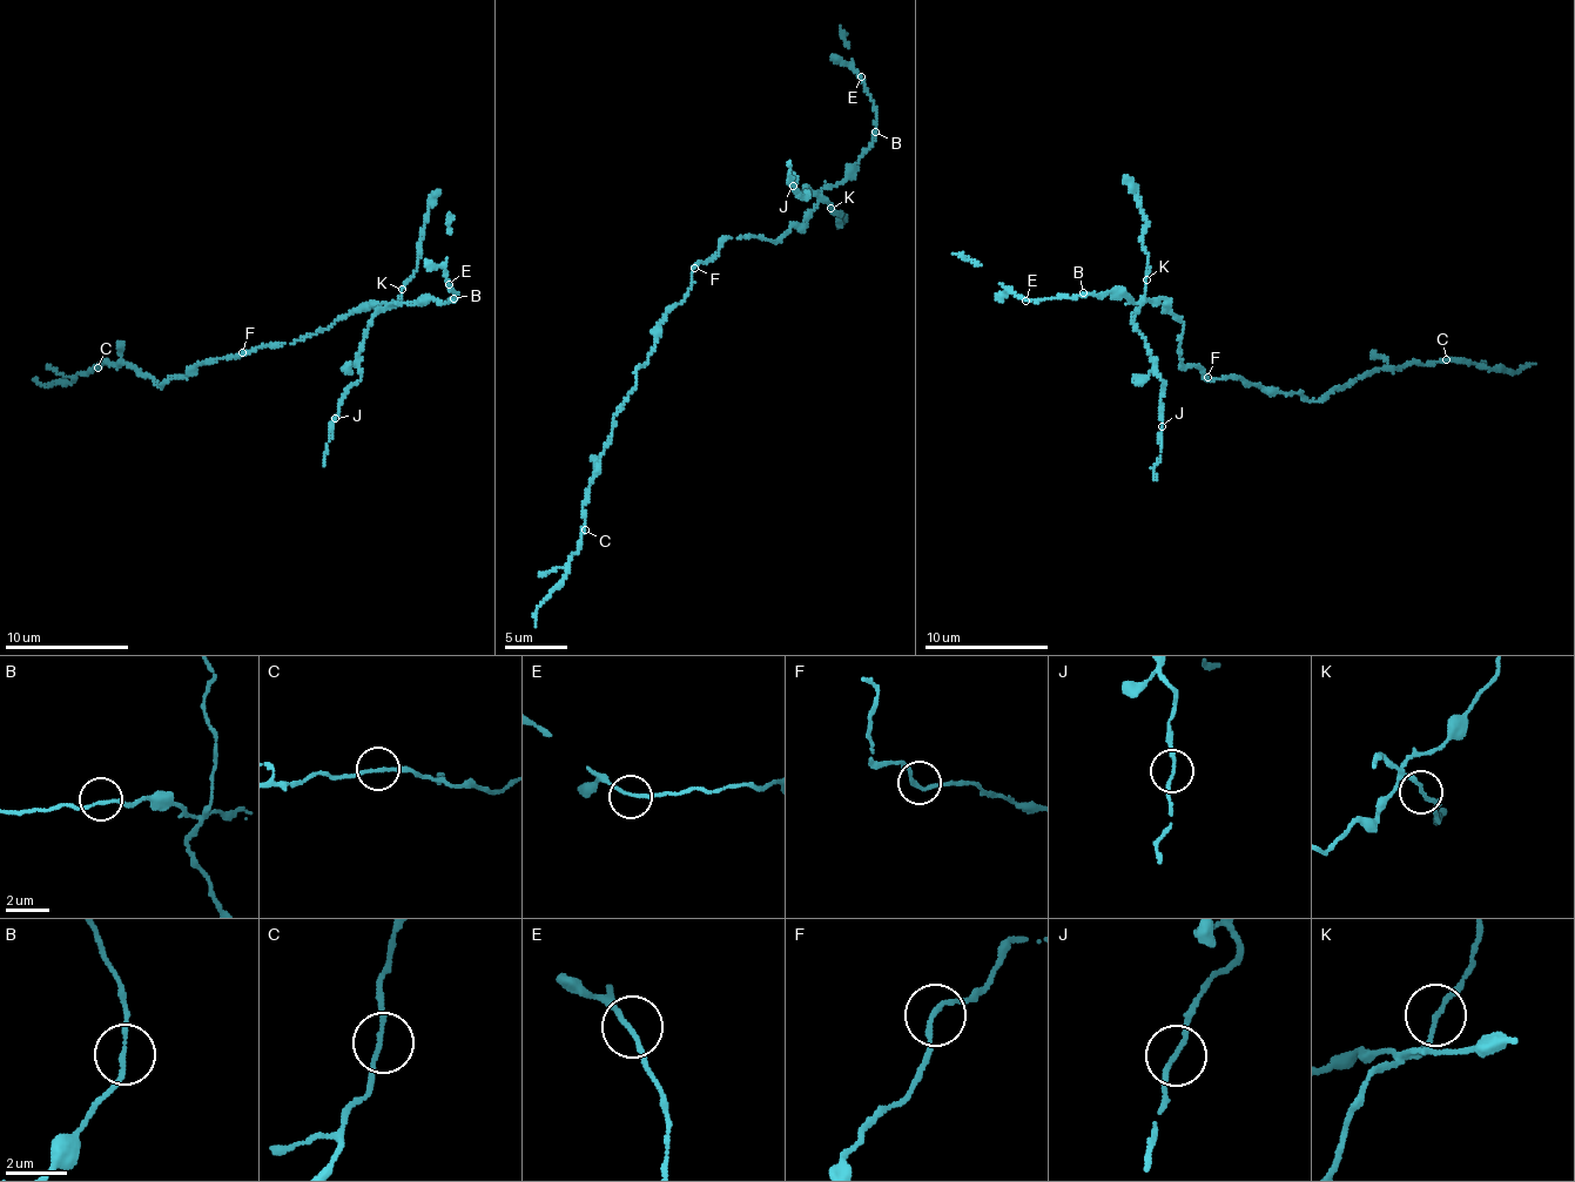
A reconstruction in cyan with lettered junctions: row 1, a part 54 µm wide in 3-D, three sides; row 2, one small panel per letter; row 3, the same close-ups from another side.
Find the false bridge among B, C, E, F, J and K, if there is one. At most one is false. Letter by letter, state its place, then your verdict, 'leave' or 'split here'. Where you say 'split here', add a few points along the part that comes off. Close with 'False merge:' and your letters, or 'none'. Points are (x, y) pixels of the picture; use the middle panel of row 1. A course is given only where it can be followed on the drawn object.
B: at (875, 132); leave
C: at (585, 529); leave
E: at (861, 76); leave
F: at (694, 268); leave
J: at (793, 186); leave
K: at (830, 208); leave
False merge: none

